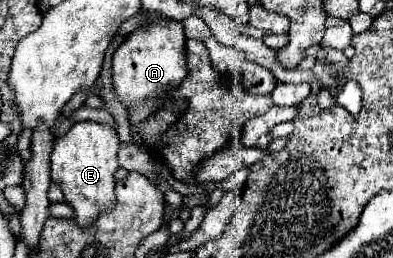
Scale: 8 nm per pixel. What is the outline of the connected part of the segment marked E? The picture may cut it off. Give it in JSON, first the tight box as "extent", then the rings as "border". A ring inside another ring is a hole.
{"extent":[51,121,119,227],"border":[[[79,121],[63,137],[55,141],[51,153],[51,181],[57,183],[65,195],[65,203],[75,209],[75,221],[79,227],[95,221],[115,203],[115,169],[117,165],[119,137],[111,125],[97,121]]]}

